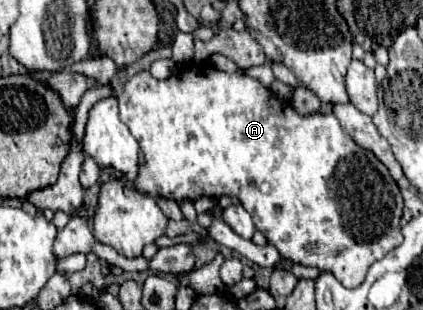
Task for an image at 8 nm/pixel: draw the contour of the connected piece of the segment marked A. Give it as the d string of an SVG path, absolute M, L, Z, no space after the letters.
M180 64L172 76L168 76L166 80L156 80L150 72L138 72L126 86L124 92L118 96L118 104L120 104L120 120L128 124L132 136L136 140L140 140L140 148L144 152L144 164L140 166L140 174L136 178L136 188L144 194L150 194L154 198L164 196L176 202L182 200L196 200L200 196L208 196L208 198L220 198L220 196L236 196L244 210L252 216L254 226L268 238L268 242L278 248L278 252L286 258L292 260L294 264L302 264L302 266L312 266L318 270L326 270L332 272L346 288L356 288L364 282L364 276L368 272L368 268L378 262L380 258L384 258L390 250L394 250L396 246L402 244L402 232L400 232L400 216L402 216L402 194L398 190L398 184L392 180L392 176L388 174L388 168L368 150L364 150L362 146L358 146L348 132L344 132L344 128L340 128L340 122L336 120L334 114L308 114L308 116L300 116L292 106L286 106L284 102L280 102L260 80L248 76L248 74L226 74L210 64Z

